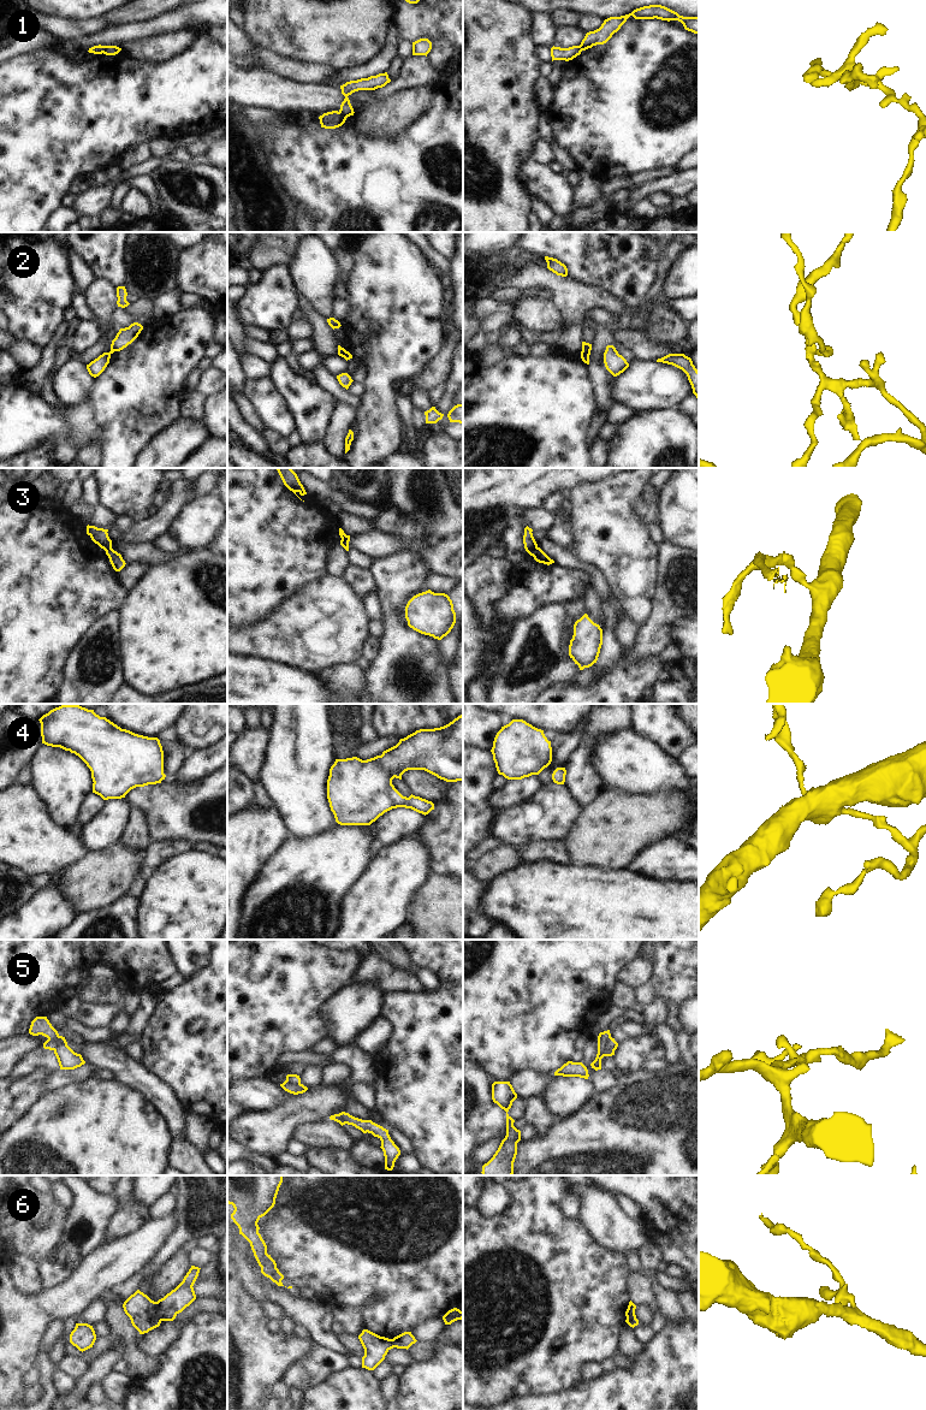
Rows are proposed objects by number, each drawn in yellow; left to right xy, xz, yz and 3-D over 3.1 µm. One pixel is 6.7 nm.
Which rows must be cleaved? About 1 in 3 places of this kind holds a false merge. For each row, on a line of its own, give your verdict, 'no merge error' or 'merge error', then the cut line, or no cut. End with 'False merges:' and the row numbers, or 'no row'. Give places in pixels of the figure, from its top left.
1: merge error | xz (339, 111), (346, 117)
2: merge error | xy (107, 353), (110, 355)
3: merge error | yz (536, 546), (528, 552)
4: no merge error | no cut
5: merge error | xy (48, 1038), (66, 1044)
6: merge error | xy (155, 1302), (158, 1316), (161, 1320)
False merges: 1, 2, 3, 5, 6

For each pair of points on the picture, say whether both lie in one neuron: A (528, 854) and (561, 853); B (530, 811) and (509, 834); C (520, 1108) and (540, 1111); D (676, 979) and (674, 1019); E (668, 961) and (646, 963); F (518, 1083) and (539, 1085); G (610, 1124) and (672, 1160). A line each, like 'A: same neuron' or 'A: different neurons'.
A: same neuron
B: same neuron
C: different neurons
D: same neuron
E: different neurons
F: same neuron
G: same neuron

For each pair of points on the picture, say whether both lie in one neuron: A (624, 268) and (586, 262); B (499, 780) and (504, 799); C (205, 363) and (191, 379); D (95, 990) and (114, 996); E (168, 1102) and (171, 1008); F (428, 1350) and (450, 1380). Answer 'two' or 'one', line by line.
A: one
B: two
C: one
D: one
E: two
F: two

